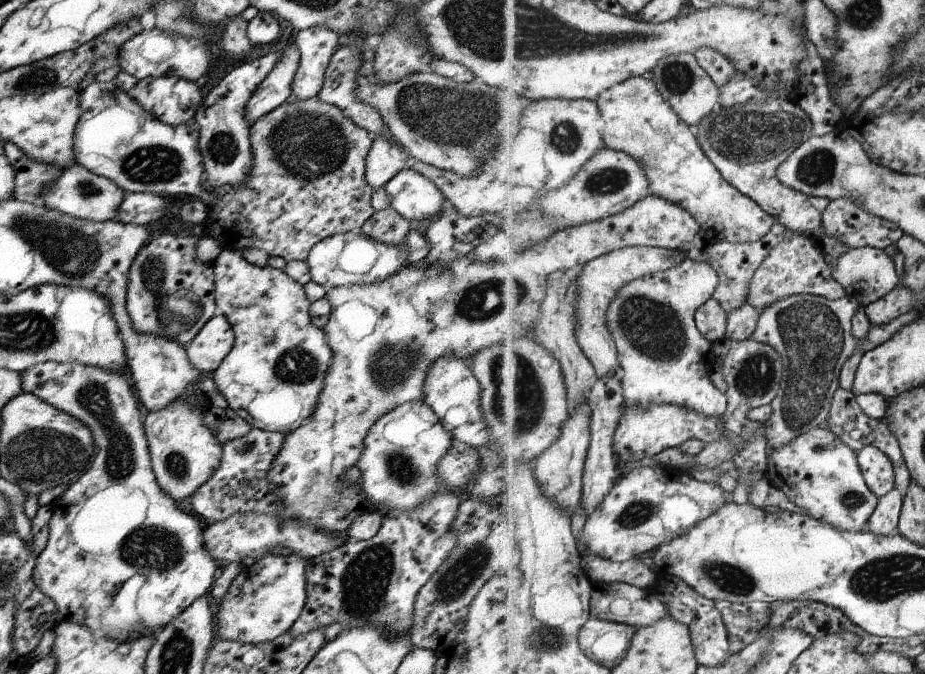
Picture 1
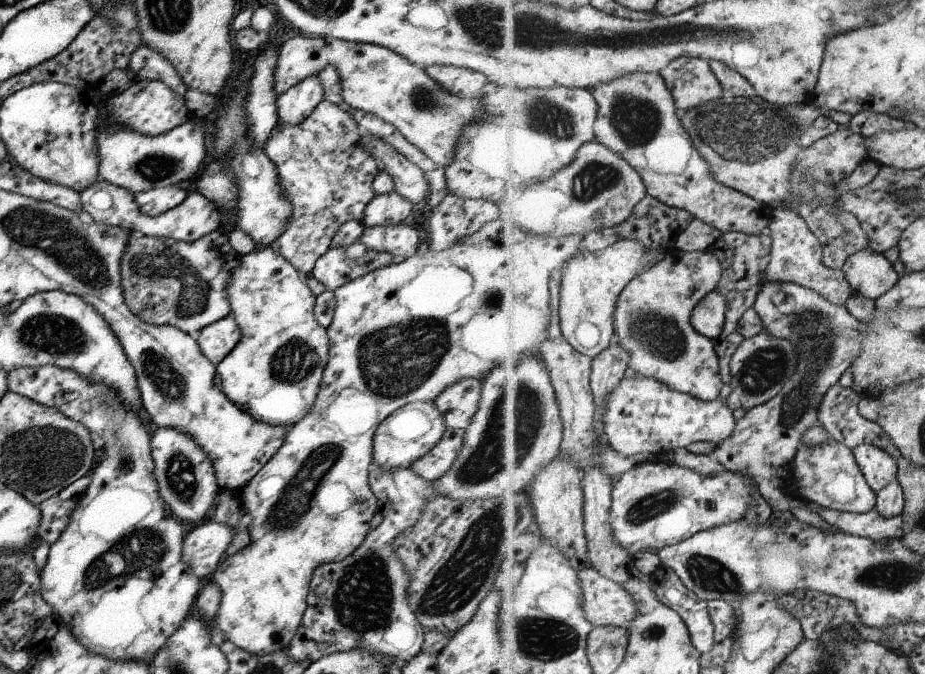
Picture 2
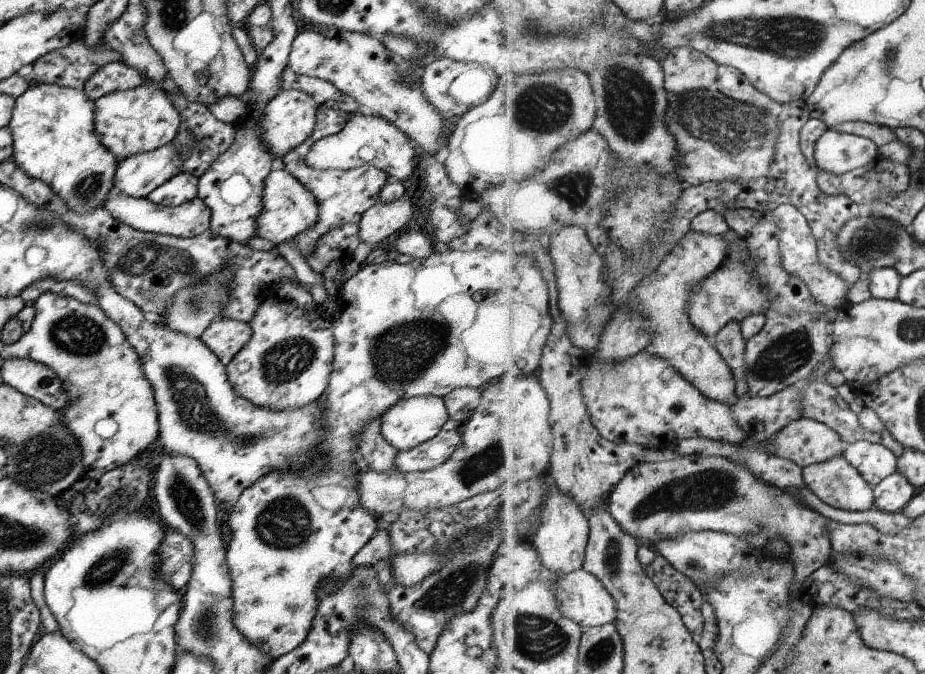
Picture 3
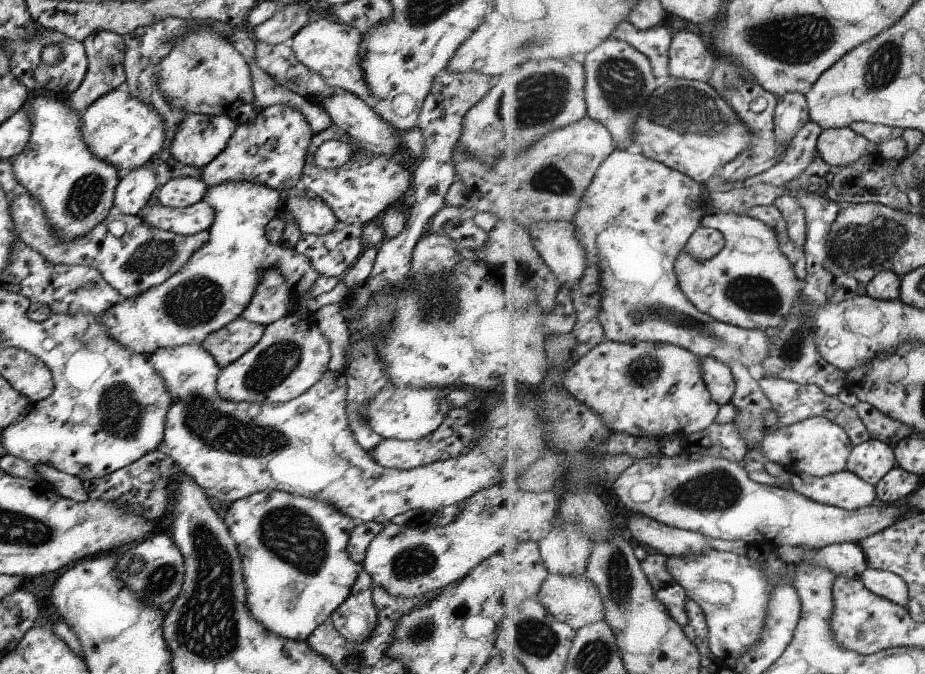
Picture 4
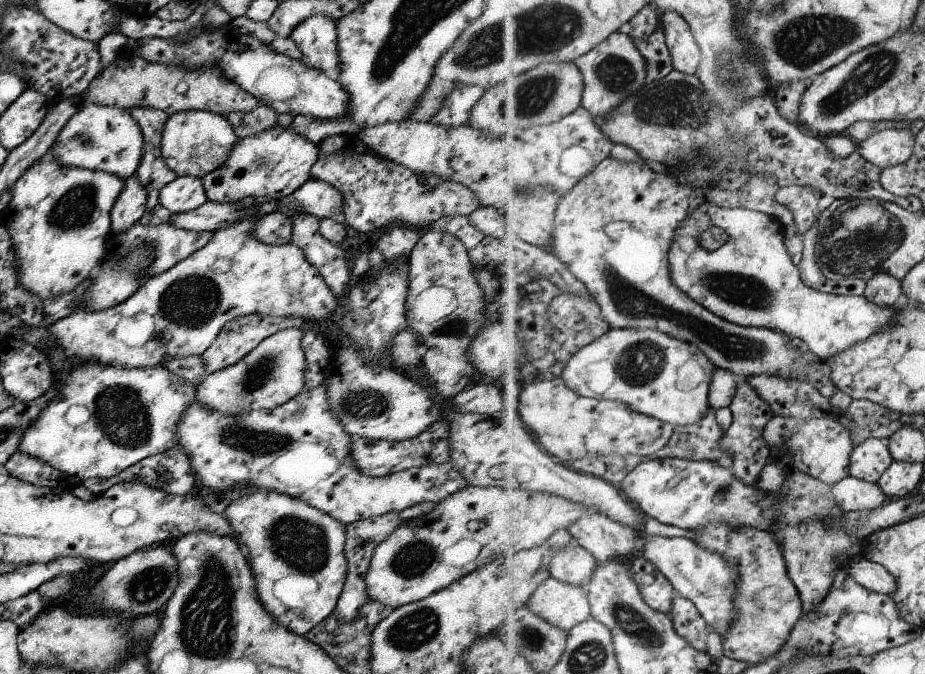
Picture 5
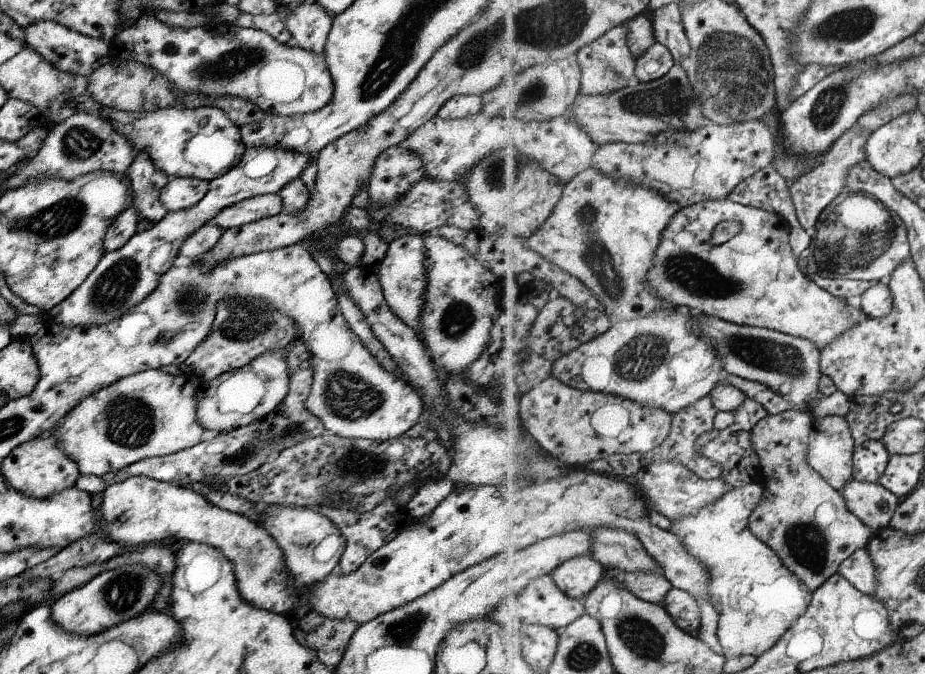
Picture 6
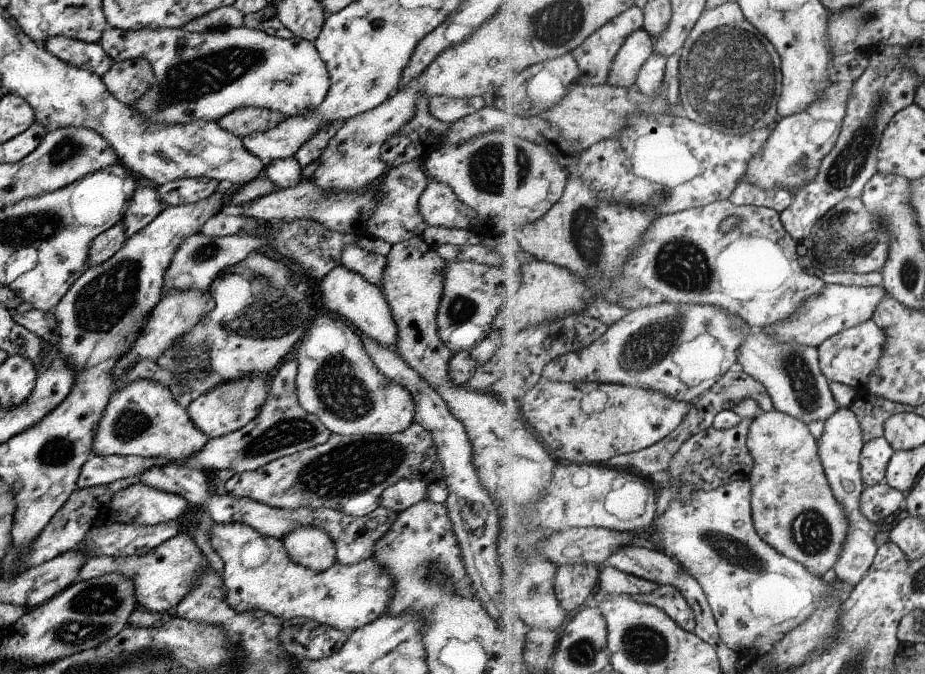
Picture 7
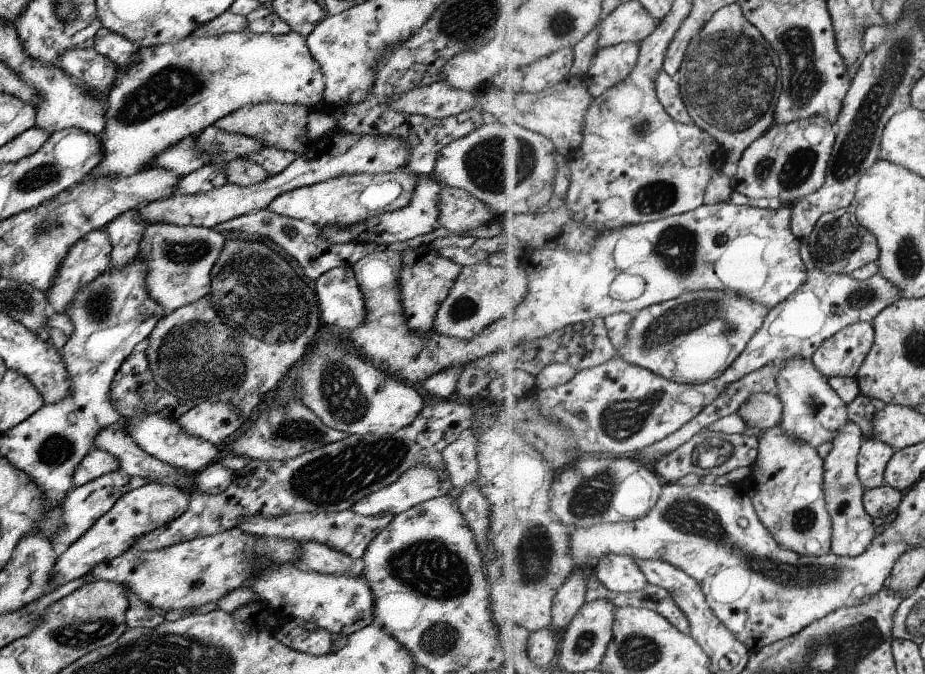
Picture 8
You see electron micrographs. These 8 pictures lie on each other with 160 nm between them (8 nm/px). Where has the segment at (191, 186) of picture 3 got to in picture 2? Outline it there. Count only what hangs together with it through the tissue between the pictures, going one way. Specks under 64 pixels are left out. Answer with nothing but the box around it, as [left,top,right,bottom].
[134,184,188,216]

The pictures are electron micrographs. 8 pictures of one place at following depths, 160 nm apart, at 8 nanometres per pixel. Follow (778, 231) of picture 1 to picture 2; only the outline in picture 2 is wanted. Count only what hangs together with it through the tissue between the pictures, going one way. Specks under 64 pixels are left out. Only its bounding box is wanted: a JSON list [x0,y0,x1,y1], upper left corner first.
[711,230,773,386]

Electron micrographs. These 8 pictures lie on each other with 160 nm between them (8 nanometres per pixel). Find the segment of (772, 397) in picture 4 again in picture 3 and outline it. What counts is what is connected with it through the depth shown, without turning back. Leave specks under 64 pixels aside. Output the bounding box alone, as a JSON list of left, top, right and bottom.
[800,380,905,457]

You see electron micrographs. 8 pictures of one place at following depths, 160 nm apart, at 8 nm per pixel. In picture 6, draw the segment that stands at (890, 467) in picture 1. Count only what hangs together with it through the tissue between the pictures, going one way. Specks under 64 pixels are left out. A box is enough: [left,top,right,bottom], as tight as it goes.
[854,440,892,483]

